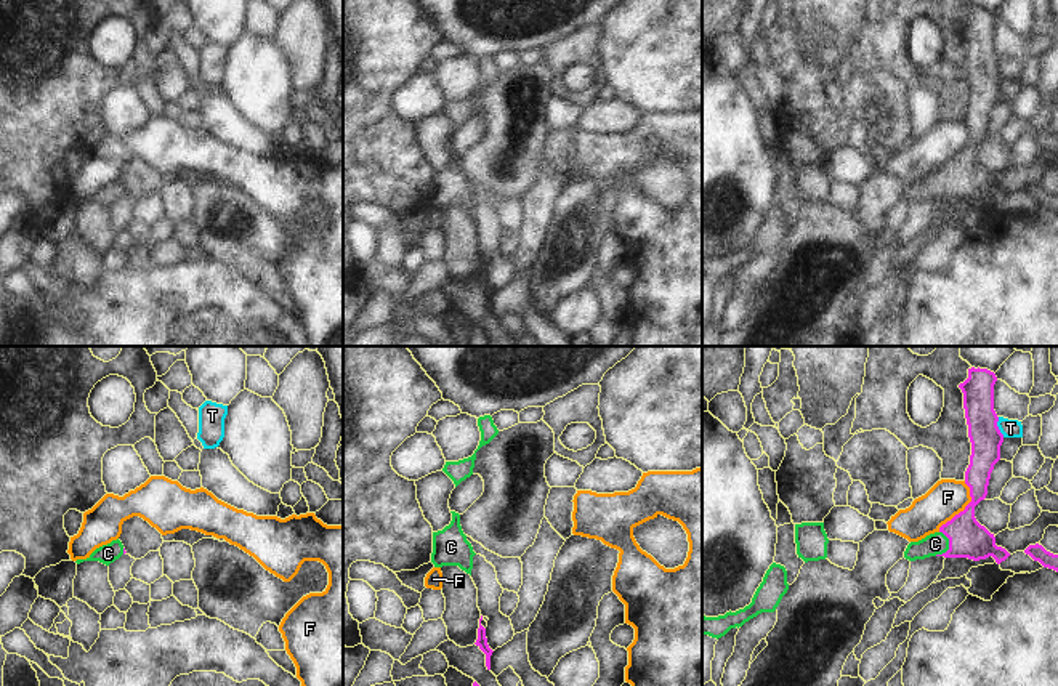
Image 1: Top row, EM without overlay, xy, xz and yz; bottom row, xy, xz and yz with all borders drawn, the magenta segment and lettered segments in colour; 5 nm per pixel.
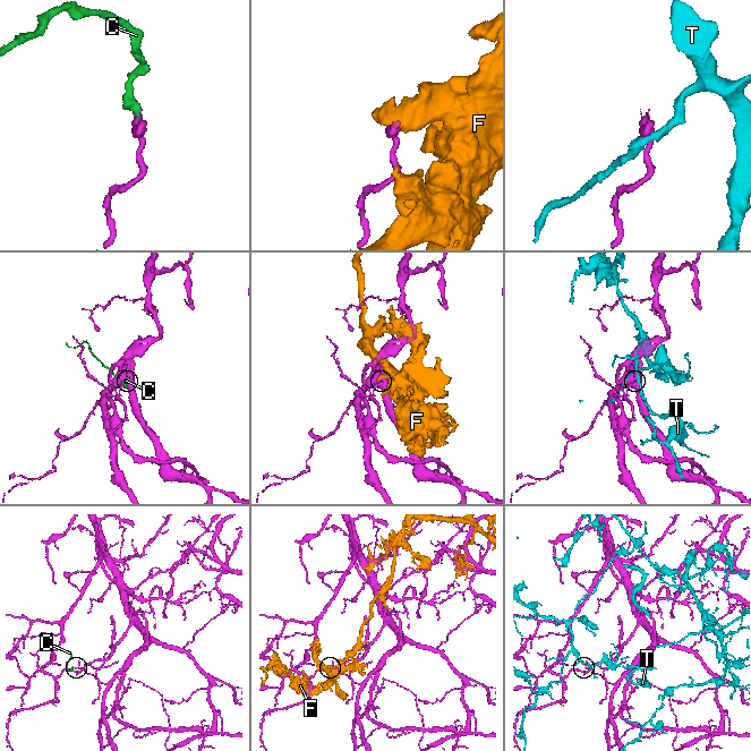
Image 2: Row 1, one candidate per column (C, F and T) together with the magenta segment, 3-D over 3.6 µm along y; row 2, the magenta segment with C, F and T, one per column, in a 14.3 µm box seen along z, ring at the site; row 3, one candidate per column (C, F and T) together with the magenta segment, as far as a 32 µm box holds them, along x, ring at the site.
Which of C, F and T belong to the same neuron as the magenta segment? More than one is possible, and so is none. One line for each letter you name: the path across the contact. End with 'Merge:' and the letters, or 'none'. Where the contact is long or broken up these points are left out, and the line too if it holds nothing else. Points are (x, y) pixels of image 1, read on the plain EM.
C: across yz (967, 178), (959, 178), (949, 188), (935, 185)
Merge: C

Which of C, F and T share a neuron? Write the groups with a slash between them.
C / F / T

